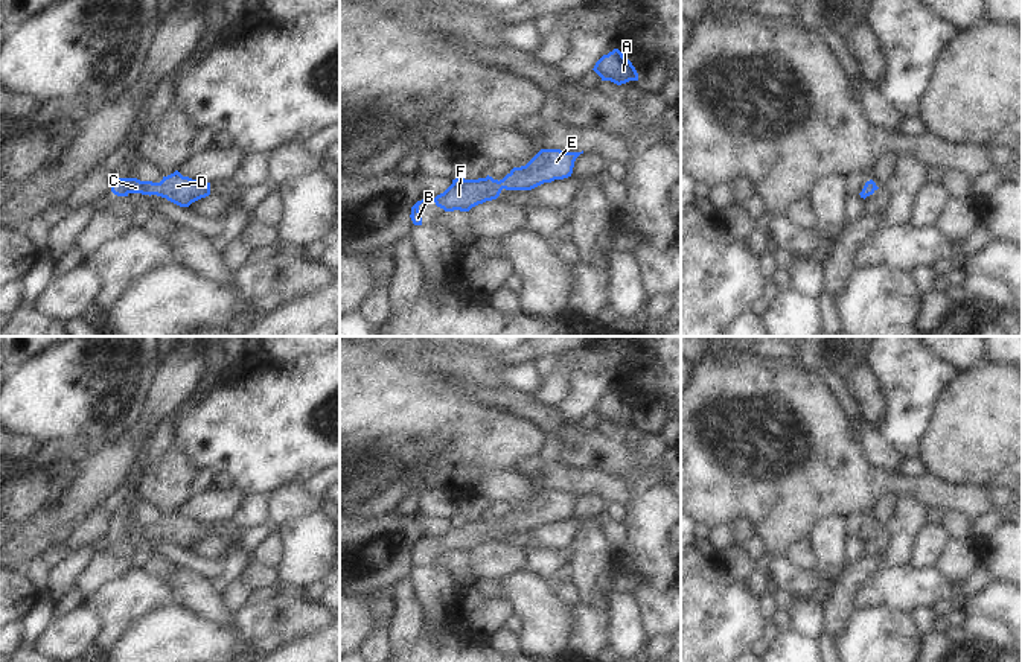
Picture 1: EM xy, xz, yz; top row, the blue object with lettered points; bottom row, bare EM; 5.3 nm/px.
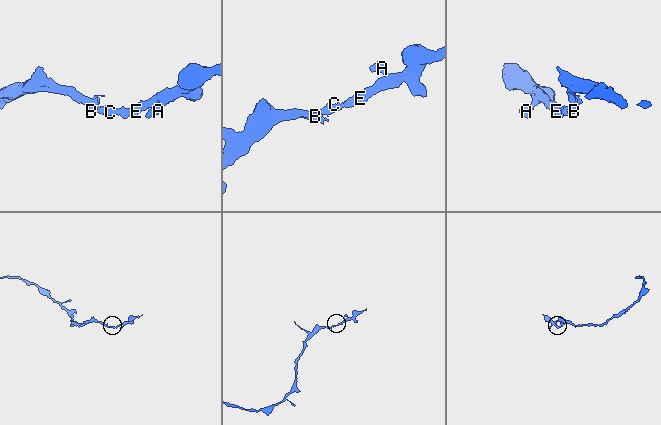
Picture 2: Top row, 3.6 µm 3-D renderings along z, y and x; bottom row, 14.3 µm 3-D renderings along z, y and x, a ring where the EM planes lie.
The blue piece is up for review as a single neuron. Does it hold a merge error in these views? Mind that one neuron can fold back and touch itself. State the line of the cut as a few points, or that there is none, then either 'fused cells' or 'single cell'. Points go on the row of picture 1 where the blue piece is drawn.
no cut | single cell

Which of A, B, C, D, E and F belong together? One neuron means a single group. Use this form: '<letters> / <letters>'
A B C D E F

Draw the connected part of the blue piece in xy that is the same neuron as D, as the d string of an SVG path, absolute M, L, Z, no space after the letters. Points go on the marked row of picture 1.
M178 170L163 177L160 183L120 178L117 175L111 181L111 192L117 196L128 196L129 193L157 195L180 207L189 207L192 202L210 195L210 183L183 177Z

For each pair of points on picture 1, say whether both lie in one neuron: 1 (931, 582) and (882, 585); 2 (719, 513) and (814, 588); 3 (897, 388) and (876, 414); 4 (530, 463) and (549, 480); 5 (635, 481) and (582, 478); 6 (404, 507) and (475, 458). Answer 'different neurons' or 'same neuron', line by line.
1: same neuron
2: different neurons
3: different neurons
4: same neuron
5: different neurons
6: different neurons

